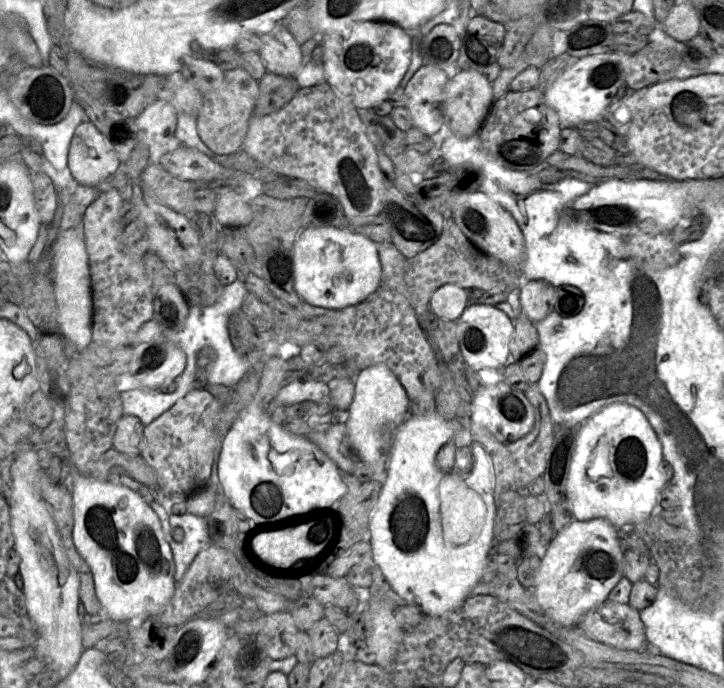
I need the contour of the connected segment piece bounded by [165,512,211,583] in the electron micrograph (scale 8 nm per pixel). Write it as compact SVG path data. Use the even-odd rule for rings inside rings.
M189 512L170 516L171 527L182 527L185 532L181 542L175 541L172 535L165 535L173 552L176 583L184 577L196 556L211 544L205 518Z

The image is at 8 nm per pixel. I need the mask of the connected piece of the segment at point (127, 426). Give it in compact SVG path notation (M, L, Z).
M123 415L117 423L113 445L114 448L126 455L141 455L145 426L133 415Z

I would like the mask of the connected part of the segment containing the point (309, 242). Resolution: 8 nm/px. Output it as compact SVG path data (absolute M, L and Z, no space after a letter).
M306 227L293 246L292 266L295 291L313 306L344 309L363 302L381 287L382 268L375 242L349 229Z

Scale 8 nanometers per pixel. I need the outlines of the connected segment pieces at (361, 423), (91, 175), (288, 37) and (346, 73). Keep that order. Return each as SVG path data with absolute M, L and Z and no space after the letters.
M373 365L355 376L355 395L345 422L349 443L372 470L372 479L385 483L395 431L409 415L410 400L397 376L387 365Z
M88 120L75 128L67 158L67 167L81 185L100 184L119 166L114 148Z
M277 24L260 39L259 55L266 72L294 76L302 65L302 49L285 25Z
M359 22L348 32L327 33L321 39L325 80L357 109L386 100L404 77L412 56L412 39L394 23Z

